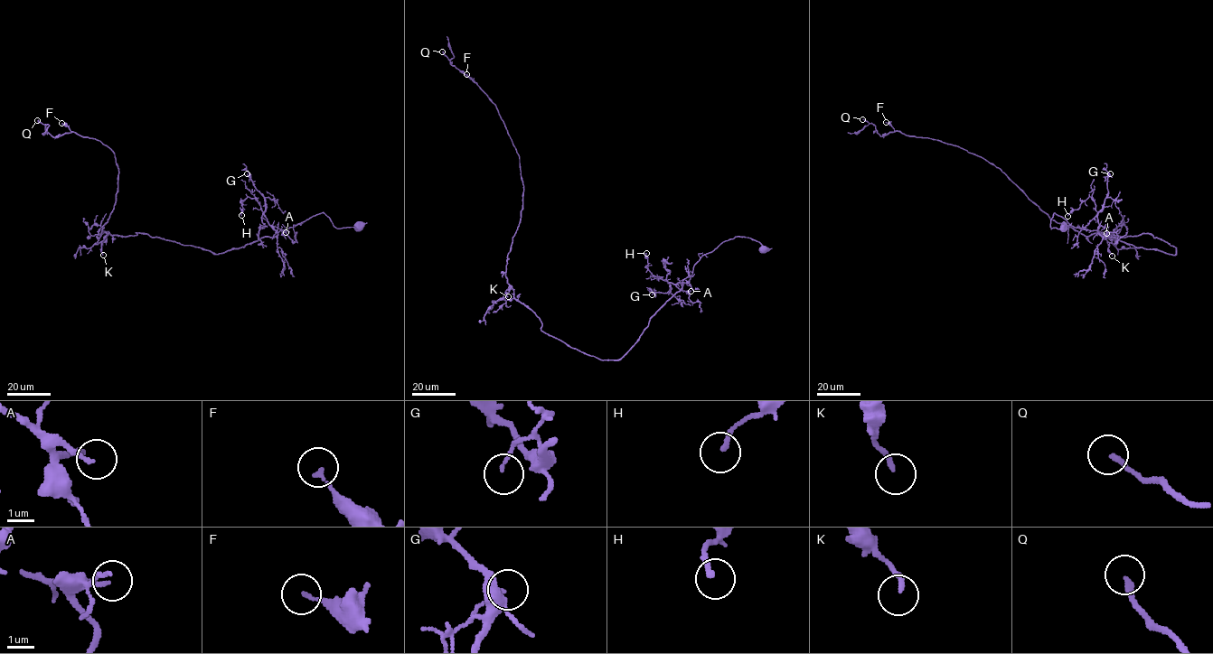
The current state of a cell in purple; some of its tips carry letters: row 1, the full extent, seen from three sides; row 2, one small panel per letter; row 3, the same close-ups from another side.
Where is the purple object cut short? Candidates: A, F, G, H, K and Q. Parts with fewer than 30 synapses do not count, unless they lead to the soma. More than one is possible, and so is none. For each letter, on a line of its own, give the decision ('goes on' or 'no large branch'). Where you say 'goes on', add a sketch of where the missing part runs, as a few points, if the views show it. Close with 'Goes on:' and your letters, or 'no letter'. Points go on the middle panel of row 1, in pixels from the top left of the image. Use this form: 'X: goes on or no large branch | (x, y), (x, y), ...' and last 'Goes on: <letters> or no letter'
A: no large branch
F: no large branch
G: no large branch
H: no large branch
K: no large branch
Q: goes on | (442, 51), (451, 45), (456, 51), (460, 50), (457, 44), (452, 45)
Goes on: Q

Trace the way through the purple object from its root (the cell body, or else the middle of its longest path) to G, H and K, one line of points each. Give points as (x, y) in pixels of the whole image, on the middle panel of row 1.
G: (762, 248), (758, 241), (736, 236), (703, 255), (687, 282), (669, 283), (668, 292), (652, 294)
H: (762, 248), (758, 241), (736, 236), (703, 255), (687, 282), (675, 284), (652, 274), (645, 266), (646, 253)
K: (762, 248), (736, 236), (703, 255), (690, 279), (615, 360), (599, 359), (548, 335), (511, 288), (508, 296)

